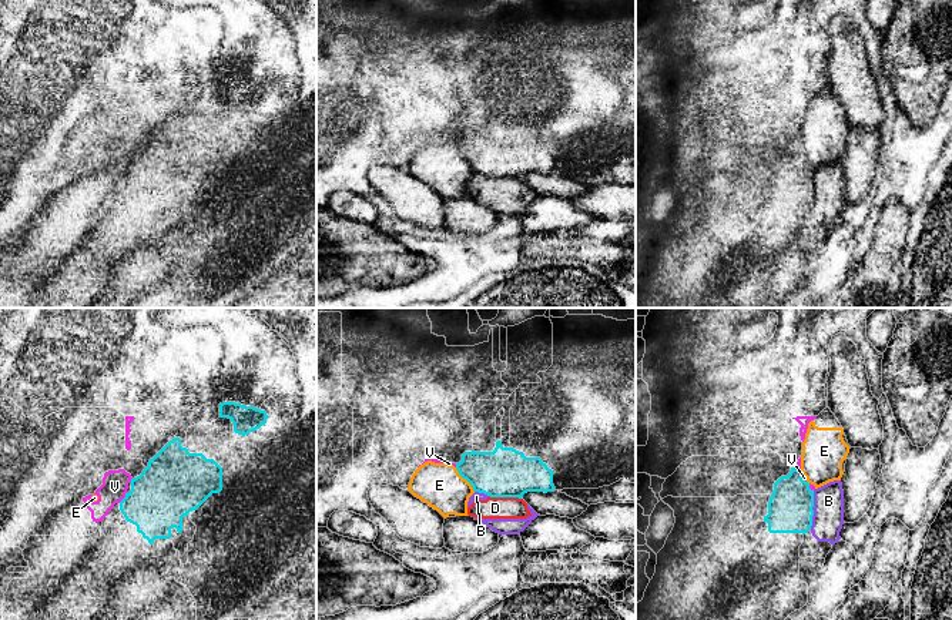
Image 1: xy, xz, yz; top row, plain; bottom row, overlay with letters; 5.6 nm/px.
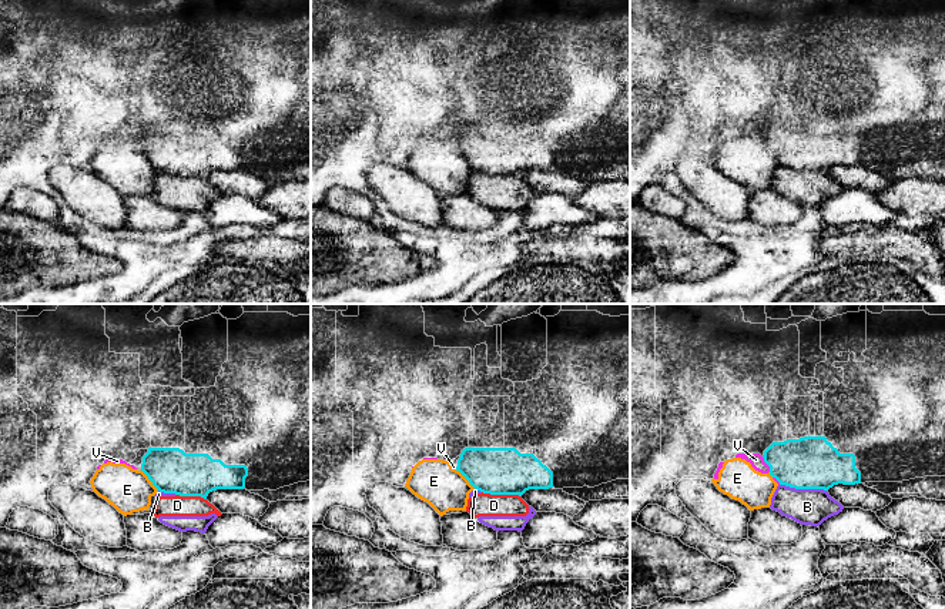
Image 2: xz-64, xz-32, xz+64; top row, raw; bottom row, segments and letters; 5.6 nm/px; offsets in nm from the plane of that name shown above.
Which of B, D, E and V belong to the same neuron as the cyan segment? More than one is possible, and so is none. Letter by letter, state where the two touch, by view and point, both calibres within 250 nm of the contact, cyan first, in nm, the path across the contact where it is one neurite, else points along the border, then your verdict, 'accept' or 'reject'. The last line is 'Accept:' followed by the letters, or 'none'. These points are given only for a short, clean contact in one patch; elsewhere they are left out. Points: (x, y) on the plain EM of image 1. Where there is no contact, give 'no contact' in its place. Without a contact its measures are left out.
B: yz (811, 190) | 260/180 nm | reject
D: xz (505, 177) | 280/130 nm | reject
E: xz (465, 158) | 280/260 nm | reject
V: xy (124, 178) | 340/150 nm | reject
Accept: none

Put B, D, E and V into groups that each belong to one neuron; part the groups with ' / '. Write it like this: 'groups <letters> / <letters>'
groups B D / E V

